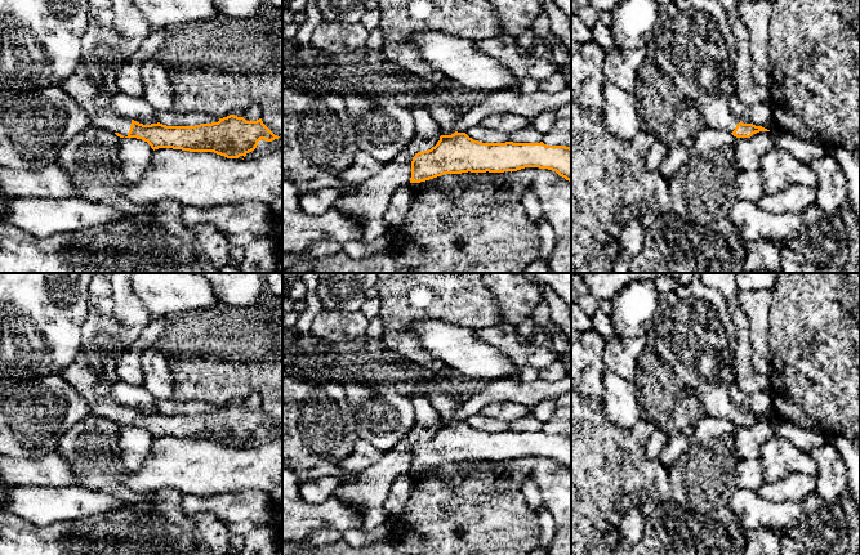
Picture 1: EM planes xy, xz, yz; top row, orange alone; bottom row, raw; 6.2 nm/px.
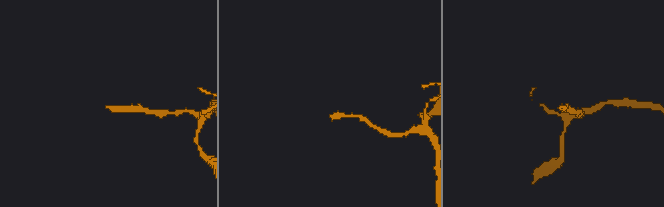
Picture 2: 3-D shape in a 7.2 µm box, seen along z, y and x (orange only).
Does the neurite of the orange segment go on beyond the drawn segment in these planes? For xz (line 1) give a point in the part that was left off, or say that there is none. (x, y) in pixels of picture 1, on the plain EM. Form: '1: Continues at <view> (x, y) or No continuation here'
1: No continuation here

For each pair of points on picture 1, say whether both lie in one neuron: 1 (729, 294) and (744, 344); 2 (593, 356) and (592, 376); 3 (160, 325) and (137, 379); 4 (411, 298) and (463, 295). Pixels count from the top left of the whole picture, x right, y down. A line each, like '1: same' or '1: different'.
1: same
2: same
3: same
4: same

